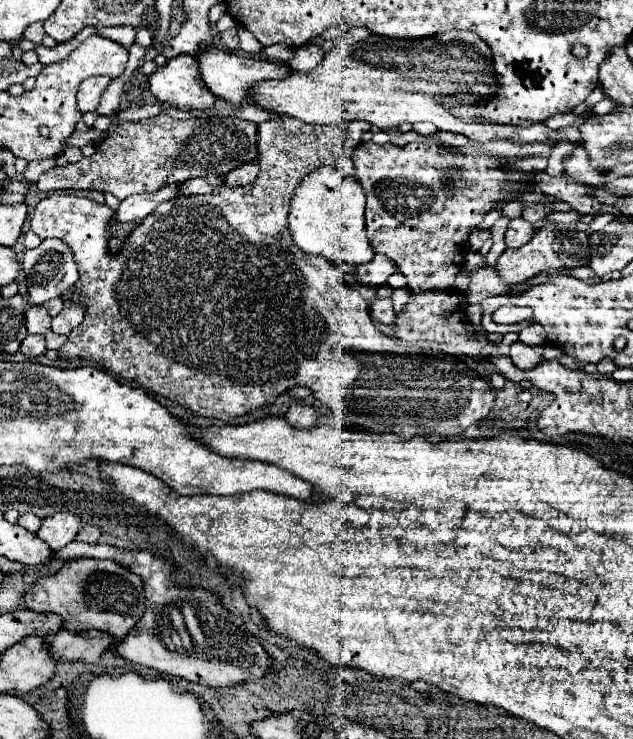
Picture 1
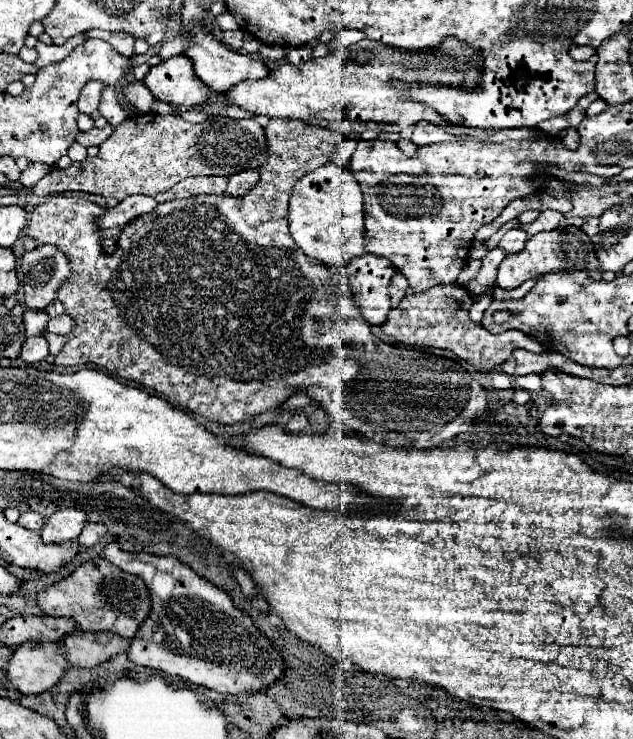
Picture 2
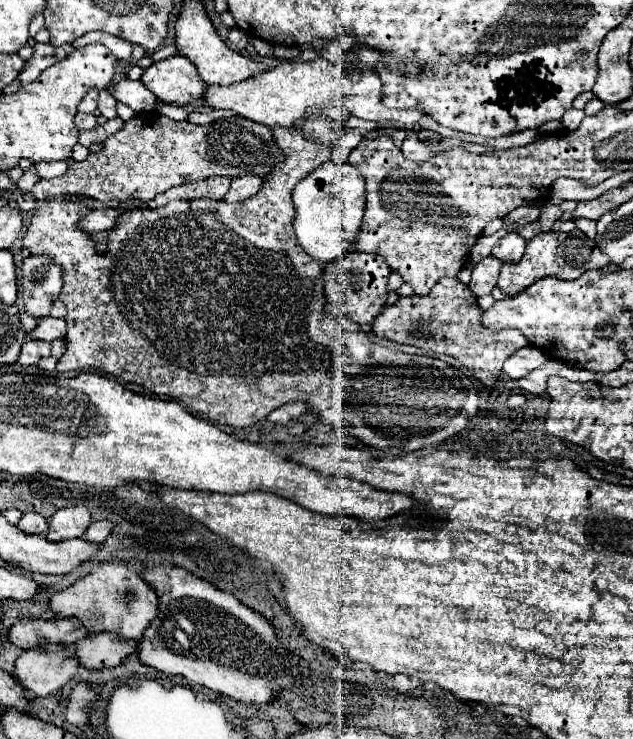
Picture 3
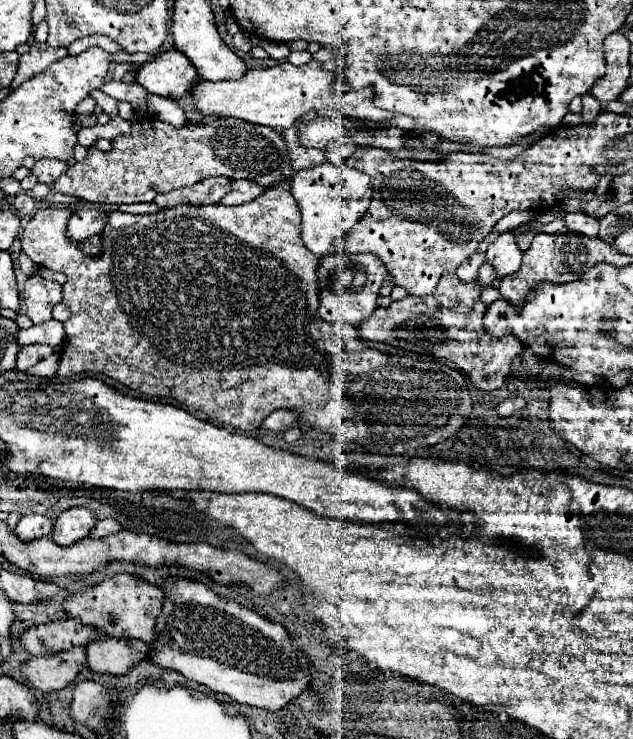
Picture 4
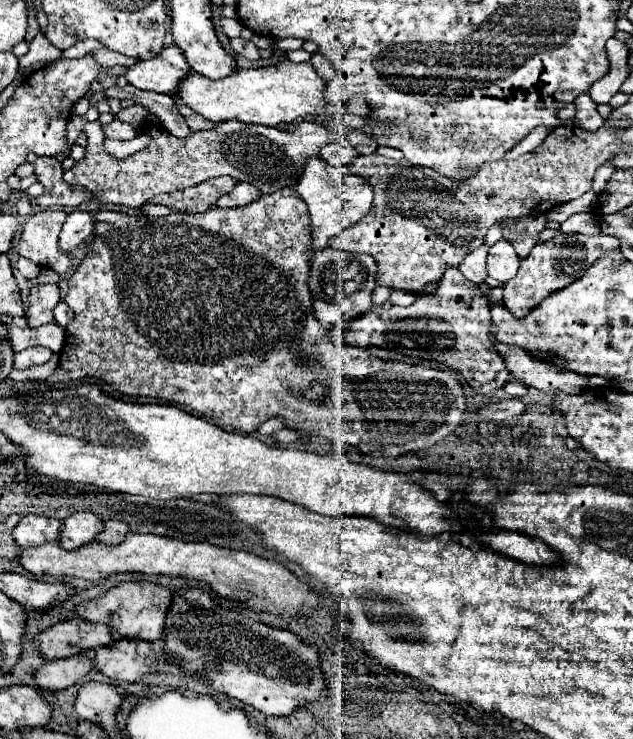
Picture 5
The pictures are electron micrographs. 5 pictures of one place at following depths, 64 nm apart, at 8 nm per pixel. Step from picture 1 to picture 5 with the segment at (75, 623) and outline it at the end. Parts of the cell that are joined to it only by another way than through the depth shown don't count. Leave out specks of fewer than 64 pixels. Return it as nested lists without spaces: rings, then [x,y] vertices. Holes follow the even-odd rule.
[[[126,582],[118,588],[108,590],[94,602],[94,614],[86,614],[86,606],[78,606],[78,616],[86,622],[100,622],[112,628],[116,640],[120,638],[138,638],[156,642],[162,638],[166,612],[172,608],[172,590],[152,582]]]

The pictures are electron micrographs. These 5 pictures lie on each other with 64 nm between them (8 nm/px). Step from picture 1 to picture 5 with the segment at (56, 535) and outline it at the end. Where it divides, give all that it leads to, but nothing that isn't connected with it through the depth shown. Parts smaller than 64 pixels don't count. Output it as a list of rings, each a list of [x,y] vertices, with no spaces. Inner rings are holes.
[[[74,512],[64,520],[64,532],[60,546],[64,550],[78,550],[86,544],[98,542],[98,534],[104,530],[104,522],[92,512]]]

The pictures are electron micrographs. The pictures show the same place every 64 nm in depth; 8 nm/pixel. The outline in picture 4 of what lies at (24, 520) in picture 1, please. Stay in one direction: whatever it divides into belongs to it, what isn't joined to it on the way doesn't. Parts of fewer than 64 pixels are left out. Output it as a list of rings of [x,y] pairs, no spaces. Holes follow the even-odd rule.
[[[40,514],[22,516],[22,520],[20,520],[18,526],[14,528],[16,536],[18,536],[22,542],[32,542],[32,540],[38,540],[38,538],[42,538],[42,536],[50,536],[52,530],[54,530],[52,520],[46,518],[46,516],[40,516]]]

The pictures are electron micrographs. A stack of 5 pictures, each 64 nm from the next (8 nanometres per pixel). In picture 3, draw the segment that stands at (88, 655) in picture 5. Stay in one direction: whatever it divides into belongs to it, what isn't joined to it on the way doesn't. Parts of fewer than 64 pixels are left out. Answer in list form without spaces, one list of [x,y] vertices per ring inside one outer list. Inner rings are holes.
[[[54,646],[52,648],[38,648],[38,650],[24,650],[22,656],[16,660],[16,678],[20,680],[20,684],[32,694],[32,696],[48,696],[54,694],[56,690],[60,690],[62,686],[66,686],[78,670],[78,658],[76,658],[76,648],[60,648]]]

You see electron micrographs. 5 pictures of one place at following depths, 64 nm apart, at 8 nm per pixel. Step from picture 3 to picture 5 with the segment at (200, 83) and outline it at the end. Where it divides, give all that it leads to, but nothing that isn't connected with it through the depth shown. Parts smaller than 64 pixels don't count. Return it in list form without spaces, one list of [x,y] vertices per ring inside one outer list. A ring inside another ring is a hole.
[[[172,44],[166,46],[160,56],[152,60],[142,60],[130,66],[124,74],[128,84],[140,88],[140,90],[150,90],[150,92],[162,92],[162,94],[172,94],[176,90],[176,84],[190,72],[190,66],[182,54],[182,50]]]

